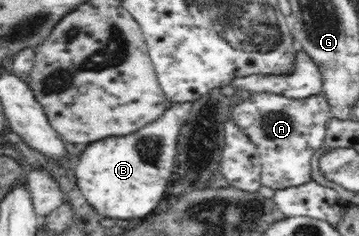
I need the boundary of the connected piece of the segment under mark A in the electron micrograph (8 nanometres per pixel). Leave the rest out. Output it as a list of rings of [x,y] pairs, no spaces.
[[[256,92],[244,102],[234,102],[230,118],[256,144],[261,164],[261,184],[280,190],[312,180],[310,162],[314,152],[324,144],[326,125],[333,116],[322,92],[308,98]]]

